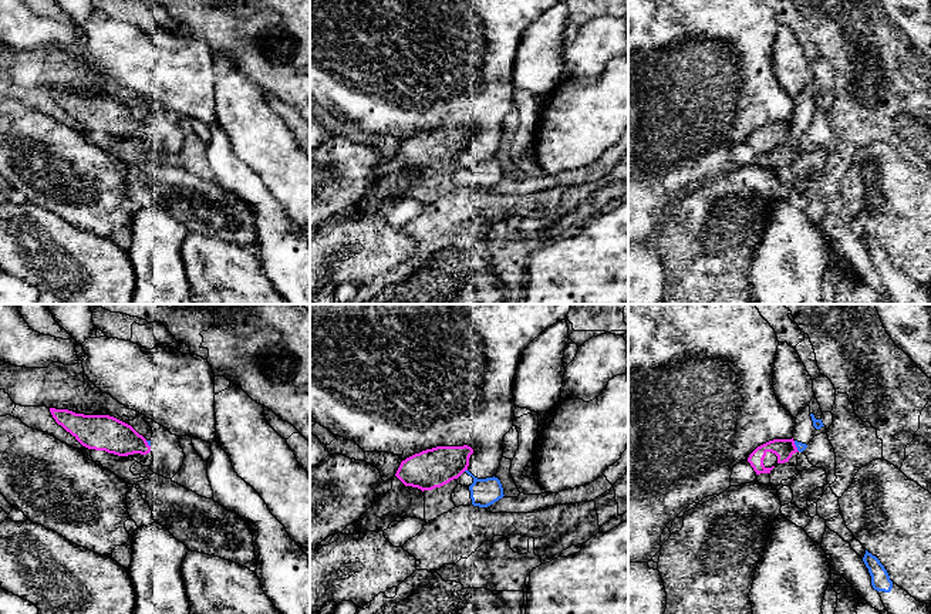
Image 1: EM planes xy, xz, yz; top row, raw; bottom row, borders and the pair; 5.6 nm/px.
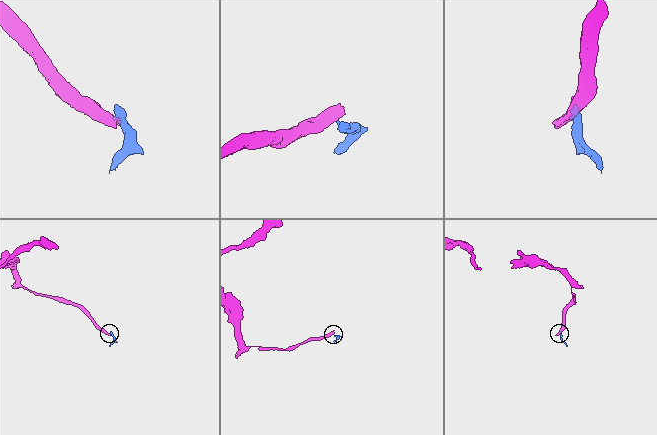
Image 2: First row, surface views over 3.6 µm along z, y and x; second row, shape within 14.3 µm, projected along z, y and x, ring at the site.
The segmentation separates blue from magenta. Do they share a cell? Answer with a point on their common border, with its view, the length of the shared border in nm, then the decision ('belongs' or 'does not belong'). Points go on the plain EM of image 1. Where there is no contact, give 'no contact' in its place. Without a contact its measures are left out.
yz (796, 128) | 70 nm | does not belong

